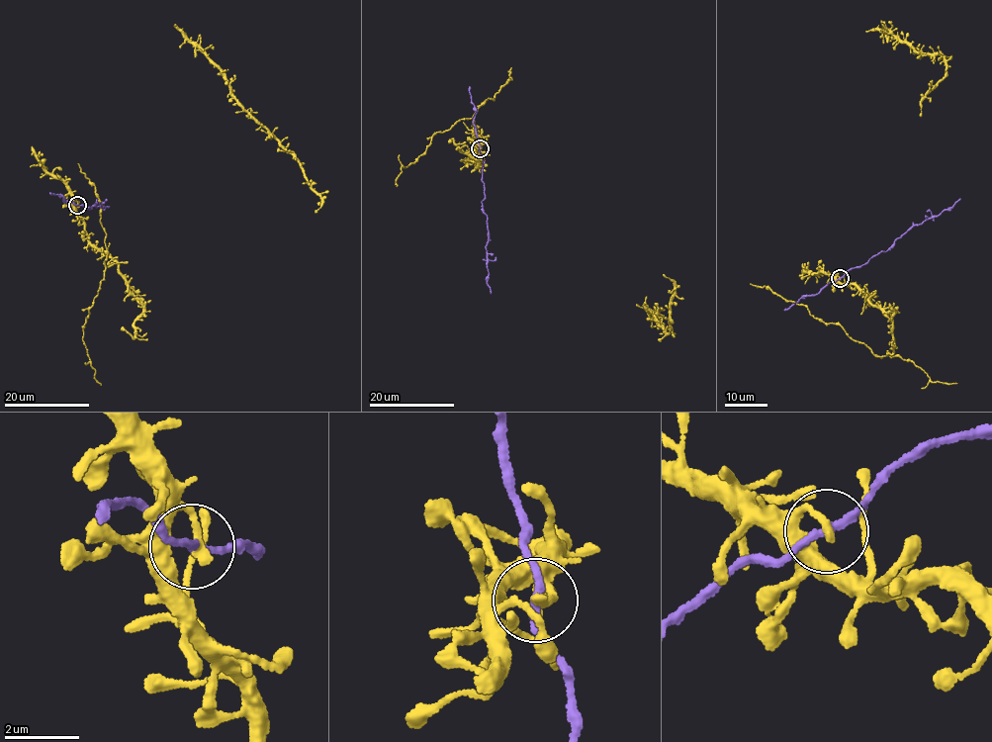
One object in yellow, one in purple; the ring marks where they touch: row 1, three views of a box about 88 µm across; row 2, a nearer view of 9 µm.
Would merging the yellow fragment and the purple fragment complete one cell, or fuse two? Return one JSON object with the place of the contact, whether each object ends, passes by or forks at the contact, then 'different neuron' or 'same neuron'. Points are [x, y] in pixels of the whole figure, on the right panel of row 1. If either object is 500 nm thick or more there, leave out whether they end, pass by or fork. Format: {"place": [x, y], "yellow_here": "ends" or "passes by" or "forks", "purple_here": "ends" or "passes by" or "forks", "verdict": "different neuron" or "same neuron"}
{"place": [840, 278], "yellow_here": "ends", "purple_here": "passes by", "verdict": "same neuron"}

